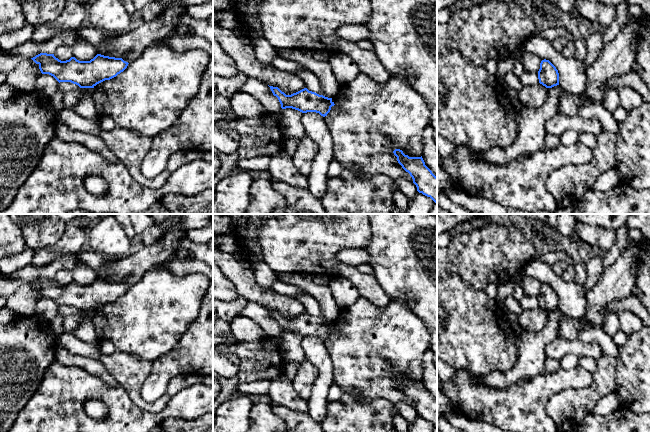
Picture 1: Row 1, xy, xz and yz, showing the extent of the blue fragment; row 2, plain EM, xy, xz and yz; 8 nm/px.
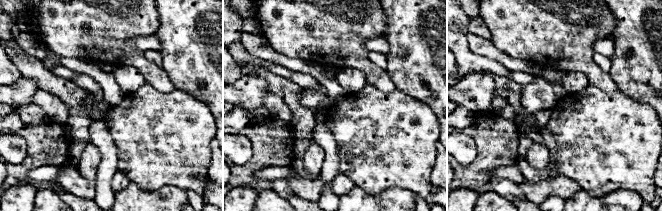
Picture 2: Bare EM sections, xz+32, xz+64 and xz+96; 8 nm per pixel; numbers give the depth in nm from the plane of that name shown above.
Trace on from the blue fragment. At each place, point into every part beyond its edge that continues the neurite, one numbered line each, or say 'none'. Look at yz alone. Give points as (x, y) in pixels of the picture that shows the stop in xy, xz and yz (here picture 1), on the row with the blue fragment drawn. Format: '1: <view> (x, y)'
none

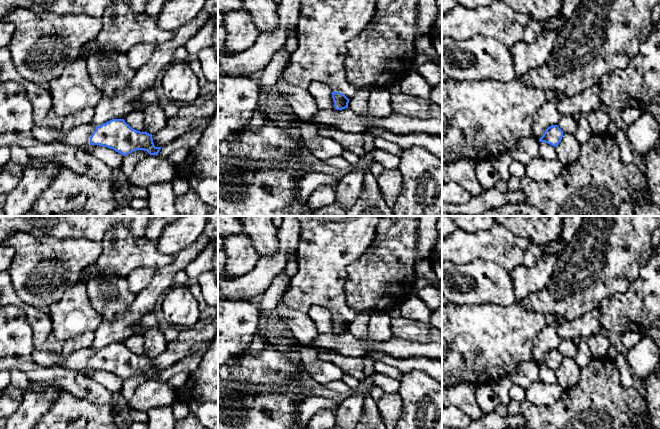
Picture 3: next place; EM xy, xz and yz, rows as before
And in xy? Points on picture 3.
1: xy (48, 132)

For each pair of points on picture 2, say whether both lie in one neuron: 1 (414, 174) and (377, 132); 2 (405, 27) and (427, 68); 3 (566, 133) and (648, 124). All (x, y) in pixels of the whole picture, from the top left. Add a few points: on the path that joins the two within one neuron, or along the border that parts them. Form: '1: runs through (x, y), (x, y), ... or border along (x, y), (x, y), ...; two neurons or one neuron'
1: runs through (408, 164), (387, 142); one neuron
2: runs through (415, 37), (427, 49), (427, 58); one neuron
3: runs through (586, 133), (628, 133); one neuron

